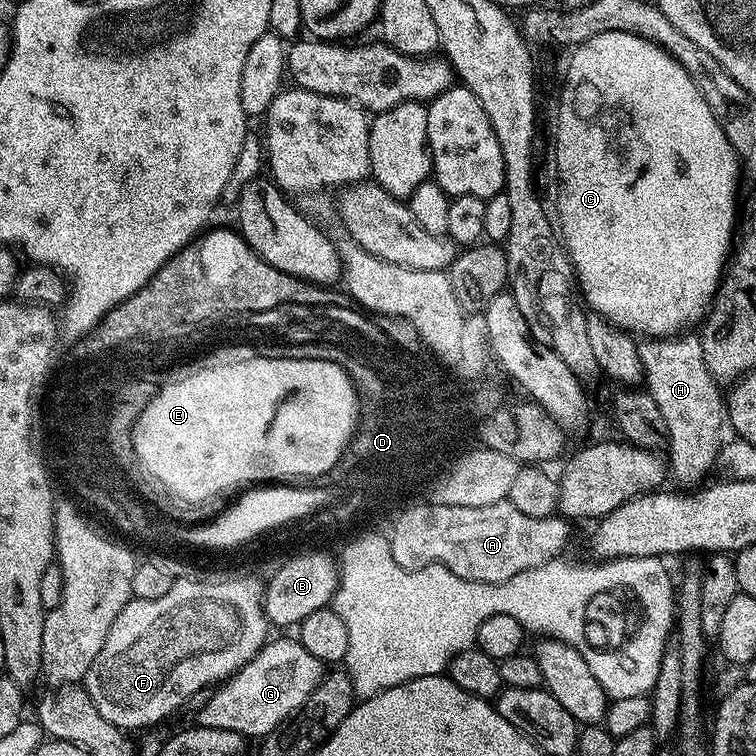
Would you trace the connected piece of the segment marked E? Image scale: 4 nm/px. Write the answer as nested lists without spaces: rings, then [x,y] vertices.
[[[255,354],[255,356],[246,357],[245,360],[231,360],[224,363],[216,362],[211,366],[200,366],[197,372],[181,375],[178,382],[174,382],[166,390],[162,390],[162,395],[159,398],[154,398],[154,403],[151,406],[146,406],[144,420],[139,420],[138,435],[136,436],[136,445],[140,456],[144,456],[144,464],[148,464],[148,468],[156,468],[156,472],[161,472],[164,475],[164,480],[168,480],[168,484],[172,484],[172,488],[181,489],[182,494],[208,494],[212,498],[216,495],[216,488],[220,488],[220,485],[227,488],[228,484],[237,484],[237,482],[244,484],[249,480],[256,480],[252,482],[267,480],[284,482],[289,479],[287,476],[320,476],[323,472],[331,473],[343,458],[358,425],[357,390],[348,376],[348,372],[334,361],[299,359],[295,356]]]

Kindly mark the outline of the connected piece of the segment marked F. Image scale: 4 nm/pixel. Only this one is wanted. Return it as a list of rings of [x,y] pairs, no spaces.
[[[239,574],[233,581],[216,581],[209,578],[201,584],[177,580],[163,598],[157,600],[129,600],[127,606],[114,618],[110,634],[98,658],[84,675],[82,686],[90,694],[98,714],[106,722],[125,730],[144,728],[156,724],[187,705],[190,694],[203,688],[211,689],[236,673],[252,659],[269,639],[270,625],[264,613],[264,590],[255,575]]]

